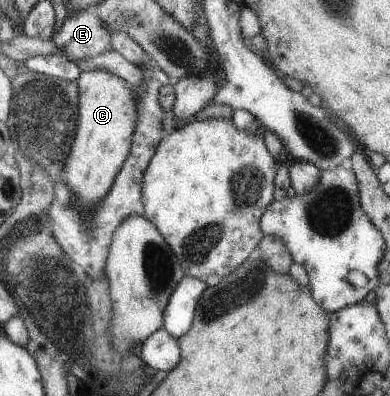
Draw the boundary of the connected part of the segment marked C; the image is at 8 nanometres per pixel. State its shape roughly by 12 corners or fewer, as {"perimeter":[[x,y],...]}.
{"perimeter":[[76,80],[76,127],[60,172],[91,228],[129,154],[131,87]]}

